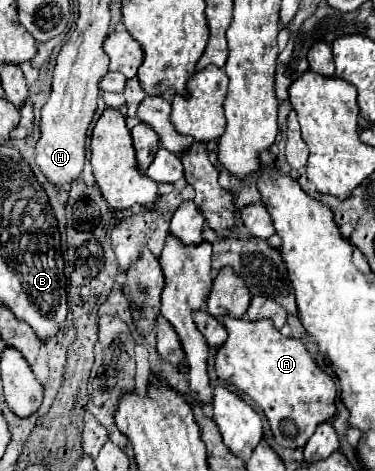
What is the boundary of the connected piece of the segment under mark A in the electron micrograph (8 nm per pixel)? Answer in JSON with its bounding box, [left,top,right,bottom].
[217,318,335,448]

